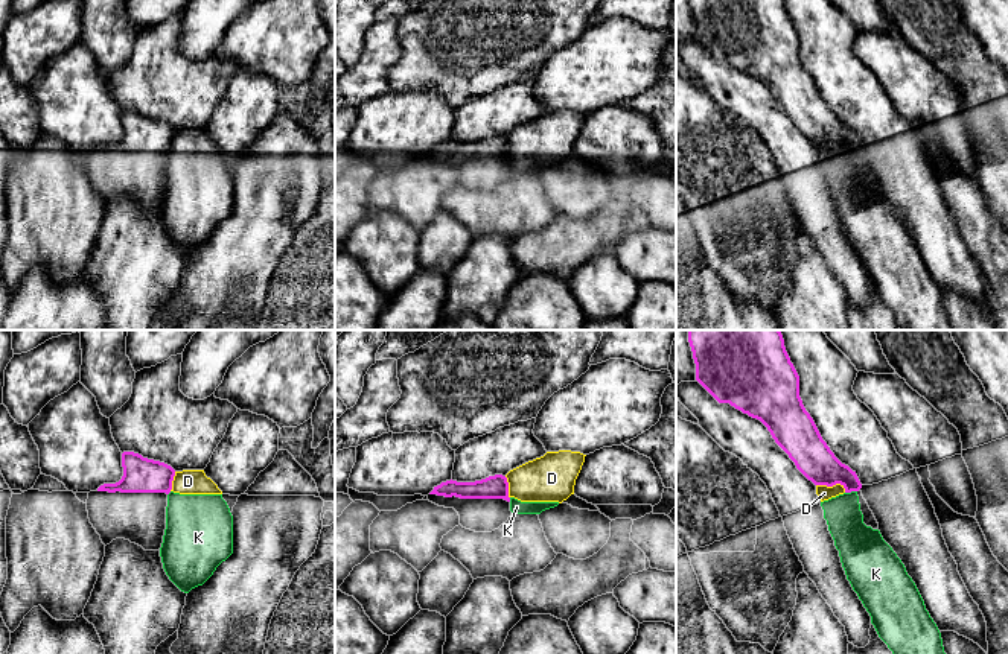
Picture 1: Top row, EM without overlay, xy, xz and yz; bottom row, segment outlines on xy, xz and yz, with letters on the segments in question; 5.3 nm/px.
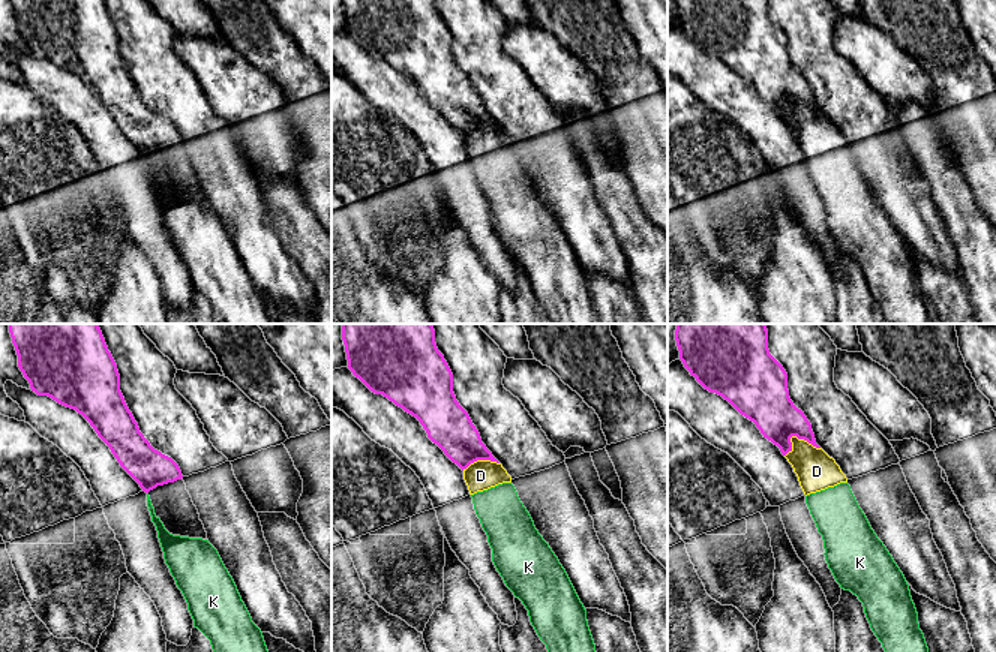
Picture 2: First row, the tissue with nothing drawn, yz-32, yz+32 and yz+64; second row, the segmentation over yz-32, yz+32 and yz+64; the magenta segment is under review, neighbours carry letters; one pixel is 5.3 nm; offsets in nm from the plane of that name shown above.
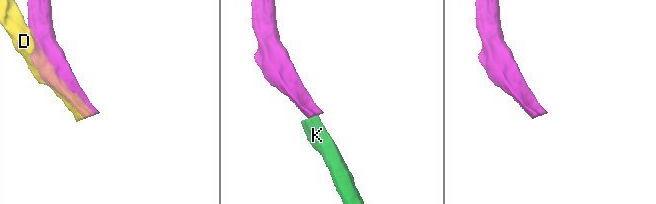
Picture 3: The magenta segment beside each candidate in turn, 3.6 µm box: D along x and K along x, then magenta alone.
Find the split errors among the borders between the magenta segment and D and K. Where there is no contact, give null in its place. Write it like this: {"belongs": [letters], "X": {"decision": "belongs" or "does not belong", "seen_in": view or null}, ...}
{"belongs": [], "D": {"decision": "does not belong", "seen_in": "yz"}, "K": {"decision": "does not belong", "seen_in": "yz"}}

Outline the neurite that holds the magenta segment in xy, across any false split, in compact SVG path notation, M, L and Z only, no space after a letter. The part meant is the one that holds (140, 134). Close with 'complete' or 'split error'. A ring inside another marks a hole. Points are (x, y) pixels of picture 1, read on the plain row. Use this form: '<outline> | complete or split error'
M134 111L122 113L123 135L88 152L88 178L102 202L125 198L145 210L160 210L167 154L175 129Z | split error

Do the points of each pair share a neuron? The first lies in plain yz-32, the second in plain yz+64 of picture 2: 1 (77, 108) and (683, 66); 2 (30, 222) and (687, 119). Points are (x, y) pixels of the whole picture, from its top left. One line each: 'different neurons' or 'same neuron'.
1: same neuron
2: same neuron

